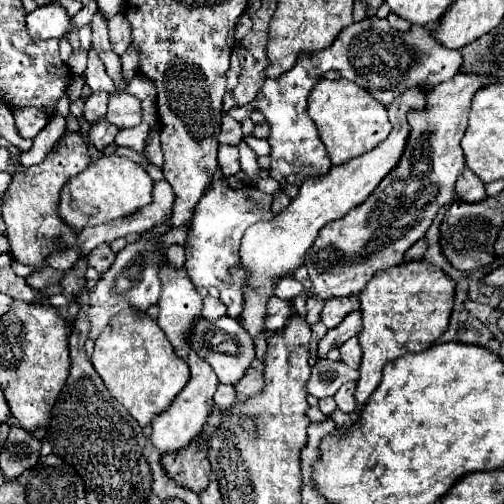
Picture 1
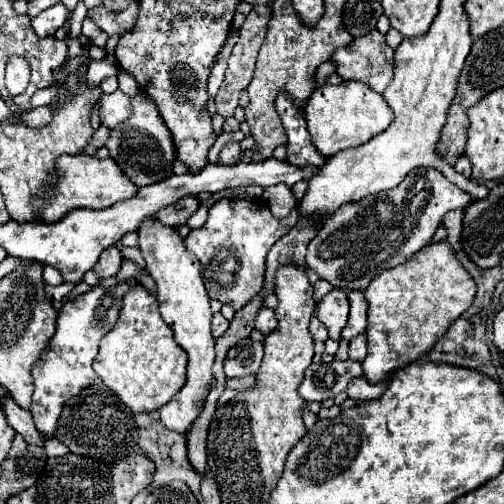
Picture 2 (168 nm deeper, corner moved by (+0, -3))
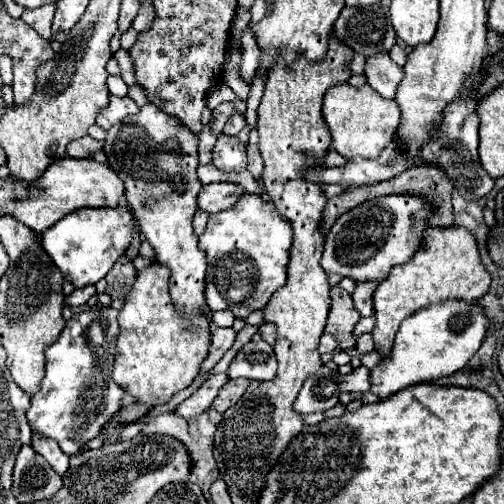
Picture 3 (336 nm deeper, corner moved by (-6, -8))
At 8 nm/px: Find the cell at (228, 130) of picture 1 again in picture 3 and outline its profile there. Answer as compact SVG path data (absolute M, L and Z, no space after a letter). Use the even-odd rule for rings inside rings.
M234 114L232 118L230 118L230 122L224 126L224 134L230 134L230 136L238 136L238 132L242 130L246 126L246 122L244 122L244 116L242 114Z

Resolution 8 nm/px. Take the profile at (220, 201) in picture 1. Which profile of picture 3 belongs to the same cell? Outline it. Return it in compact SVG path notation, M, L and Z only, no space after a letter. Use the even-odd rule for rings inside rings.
M244 194L234 208L208 218L204 234L198 238L198 246L206 252L206 300L212 312L230 310L236 318L246 318L254 310L262 310L270 296L286 282L286 264L292 244L292 224L282 218L272 202L262 202L256 194Z

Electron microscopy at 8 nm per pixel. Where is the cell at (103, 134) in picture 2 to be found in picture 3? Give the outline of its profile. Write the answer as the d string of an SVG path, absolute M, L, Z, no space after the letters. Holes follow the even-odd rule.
M84 136L80 140L74 140L68 146L68 156L72 156L72 158L92 158L98 150L102 150L102 144L104 142L94 140L92 136Z

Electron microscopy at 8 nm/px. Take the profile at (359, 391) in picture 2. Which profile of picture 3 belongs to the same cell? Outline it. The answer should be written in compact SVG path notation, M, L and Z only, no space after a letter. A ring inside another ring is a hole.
M456 300L436 304L432 308L424 308L414 316L406 318L394 338L394 346L388 358L380 360L370 372L370 392L378 398L386 398L402 388L420 382L432 382L442 376L454 374L464 368L466 360L470 360L480 348L478 336L484 338L488 328L488 320L482 314L478 304L458 304ZM462 332L462 344L458 334Z

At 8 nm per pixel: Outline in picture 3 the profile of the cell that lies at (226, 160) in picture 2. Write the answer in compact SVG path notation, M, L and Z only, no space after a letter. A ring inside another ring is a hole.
M220 134L212 150L212 162L218 170L224 172L246 170L246 144L242 144L236 136Z

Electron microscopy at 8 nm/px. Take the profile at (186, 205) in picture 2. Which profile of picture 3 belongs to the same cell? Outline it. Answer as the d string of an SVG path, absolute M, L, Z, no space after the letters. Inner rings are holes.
M220 182L220 184L206 184L202 186L198 194L198 210L206 214L216 214L222 210L232 208L238 198L244 194L244 188L238 184L230 182Z

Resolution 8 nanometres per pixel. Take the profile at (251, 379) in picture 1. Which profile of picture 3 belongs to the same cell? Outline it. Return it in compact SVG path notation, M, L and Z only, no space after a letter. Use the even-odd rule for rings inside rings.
M244 378L228 380L228 382L220 388L220 392L218 392L216 400L212 402L212 408L216 408L218 412L224 412L226 408L234 406L234 404L240 400L240 396L244 394L246 386L248 386L248 380L244 380Z

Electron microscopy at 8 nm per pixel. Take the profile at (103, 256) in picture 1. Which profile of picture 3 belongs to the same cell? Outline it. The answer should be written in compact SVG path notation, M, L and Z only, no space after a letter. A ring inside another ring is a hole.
M122 256L120 260L116 260L116 264L110 268L110 272L106 274L106 292L116 300L116 298L124 298L132 284L136 280L136 270L132 266L132 262Z

